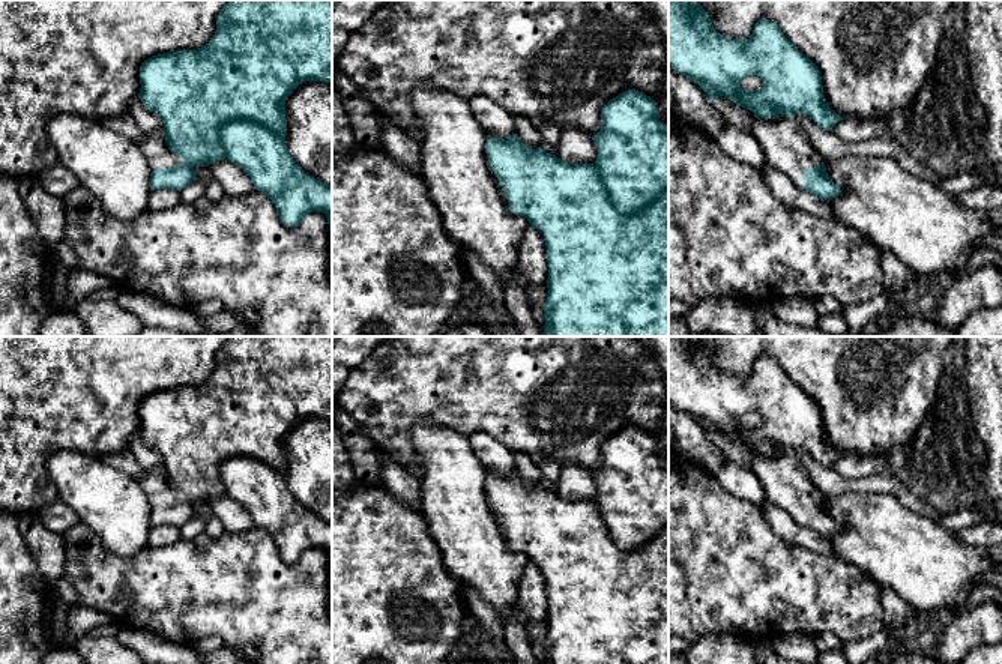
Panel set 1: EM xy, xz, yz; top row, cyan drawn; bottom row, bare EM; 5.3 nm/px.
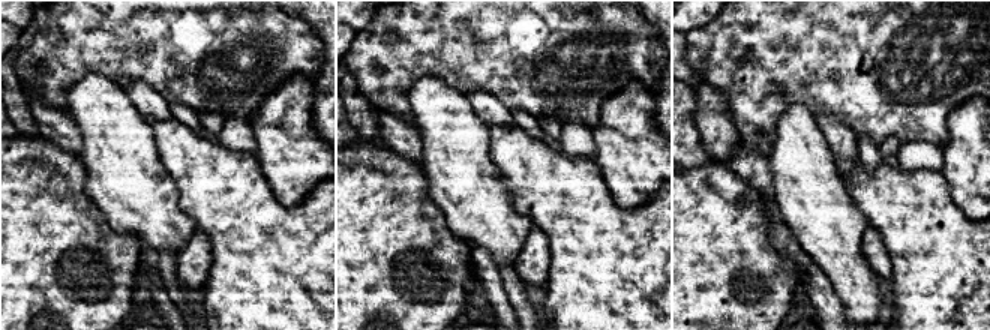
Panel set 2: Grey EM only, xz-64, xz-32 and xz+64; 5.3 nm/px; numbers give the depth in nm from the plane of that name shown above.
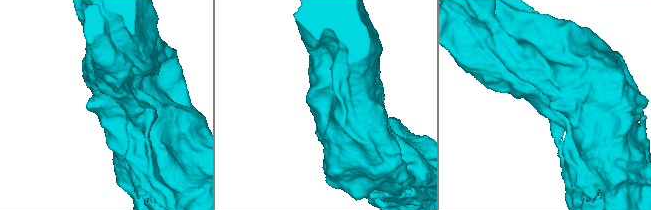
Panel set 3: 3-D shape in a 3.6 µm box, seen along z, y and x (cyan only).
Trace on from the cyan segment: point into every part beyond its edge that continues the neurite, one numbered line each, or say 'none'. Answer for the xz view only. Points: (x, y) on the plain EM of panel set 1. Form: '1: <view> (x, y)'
none

